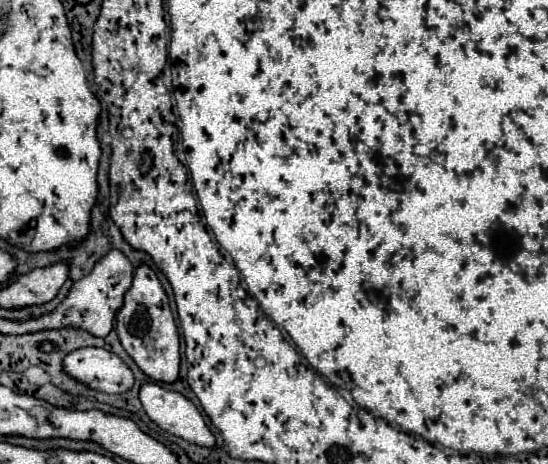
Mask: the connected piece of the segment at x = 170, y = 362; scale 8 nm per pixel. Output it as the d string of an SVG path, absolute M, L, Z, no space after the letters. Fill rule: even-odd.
M139 266L133 274L133 286L125 294L125 304L117 314L117 336L133 362L155 382L173 384L179 378L179 334L169 310L167 296L155 272Z

